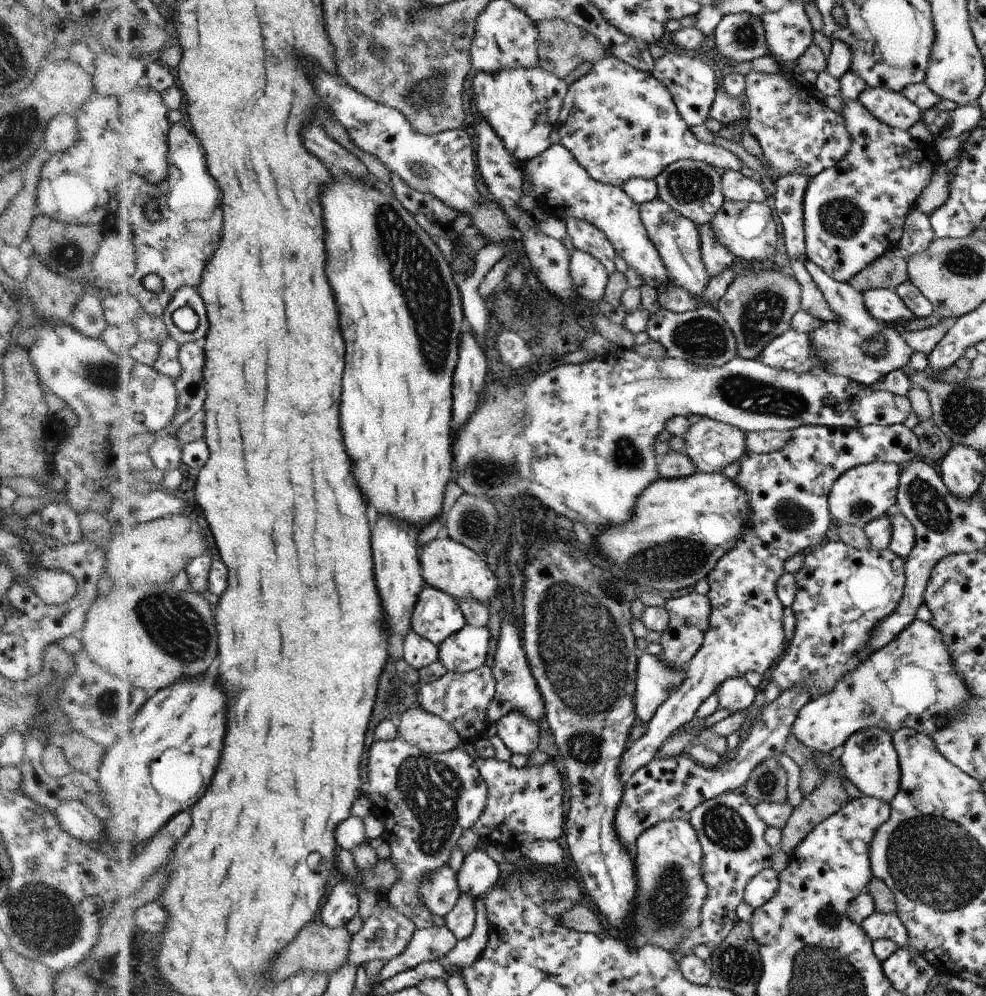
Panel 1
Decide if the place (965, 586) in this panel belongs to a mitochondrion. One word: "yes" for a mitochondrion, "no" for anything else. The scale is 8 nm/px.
no

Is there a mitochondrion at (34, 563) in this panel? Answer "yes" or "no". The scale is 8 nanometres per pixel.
no

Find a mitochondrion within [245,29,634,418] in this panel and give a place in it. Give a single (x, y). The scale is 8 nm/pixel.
(416, 271)

